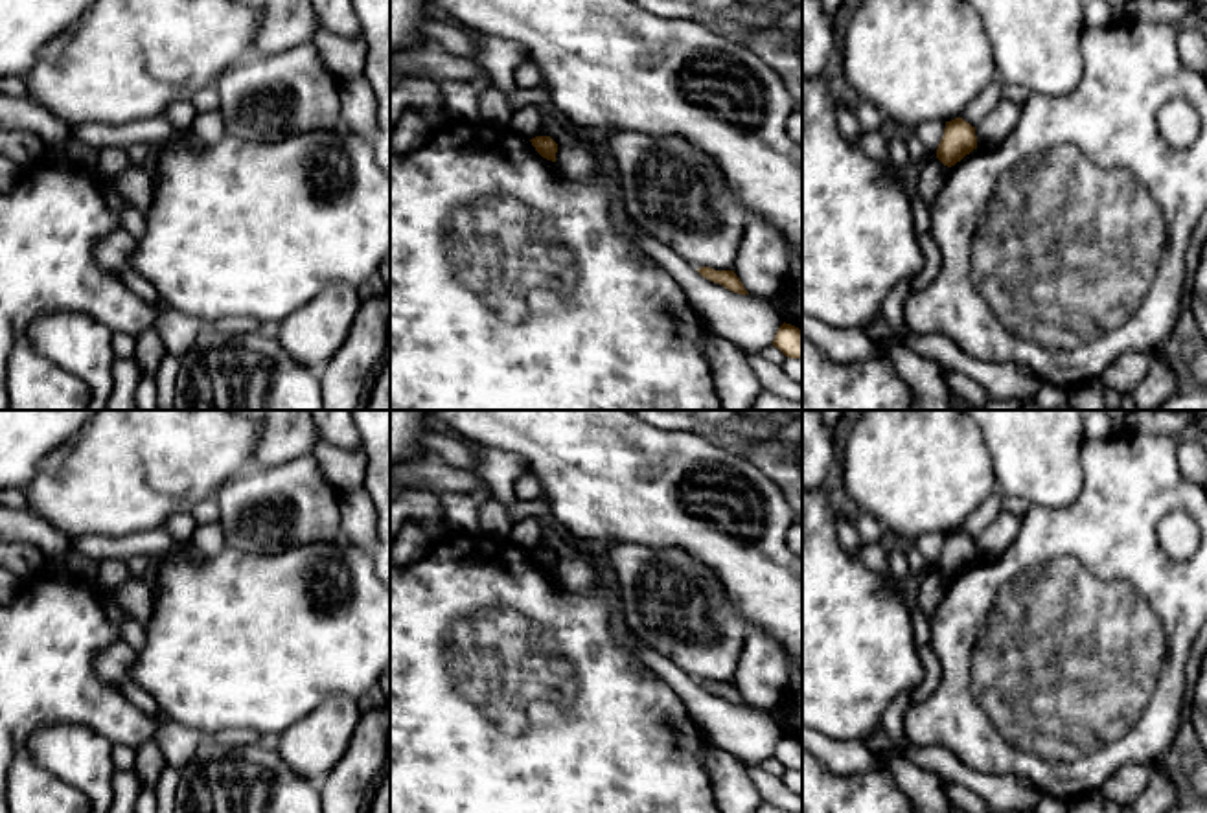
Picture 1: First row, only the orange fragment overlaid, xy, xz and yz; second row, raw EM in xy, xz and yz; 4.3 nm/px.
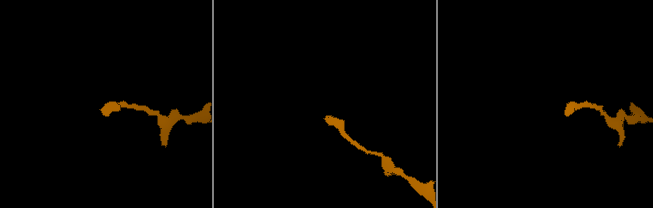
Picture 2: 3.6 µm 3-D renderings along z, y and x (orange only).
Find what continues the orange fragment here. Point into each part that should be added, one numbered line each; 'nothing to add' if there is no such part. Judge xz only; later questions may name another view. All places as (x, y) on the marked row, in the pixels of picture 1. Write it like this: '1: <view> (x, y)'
nothing to add

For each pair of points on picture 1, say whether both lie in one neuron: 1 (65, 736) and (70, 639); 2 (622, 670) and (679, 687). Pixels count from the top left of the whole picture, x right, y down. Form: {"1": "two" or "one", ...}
{"1": "two", "2": "two"}

